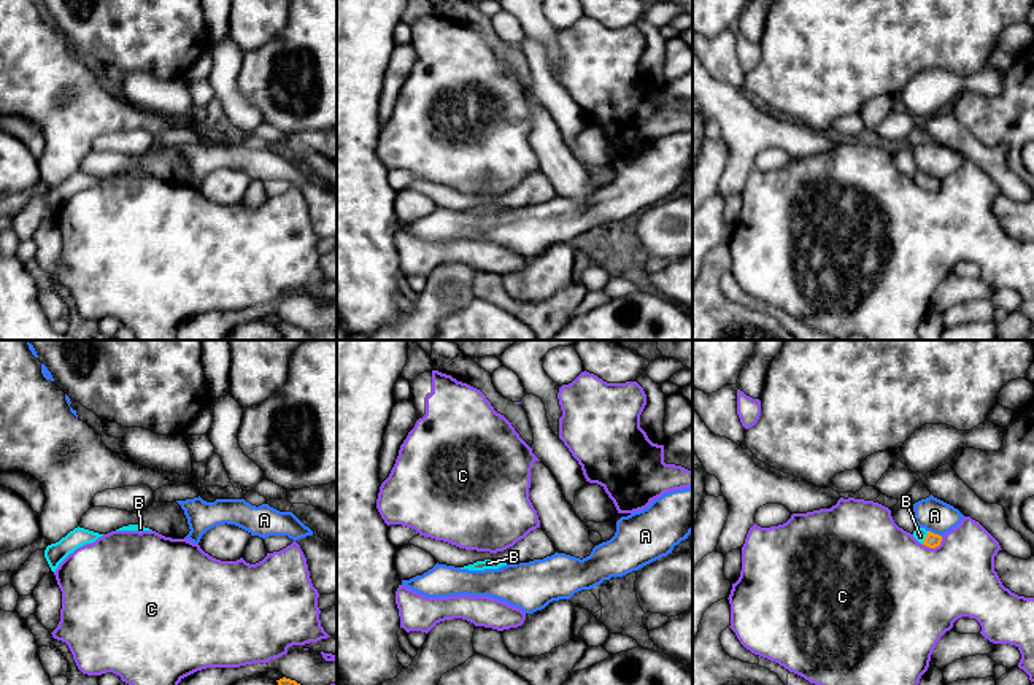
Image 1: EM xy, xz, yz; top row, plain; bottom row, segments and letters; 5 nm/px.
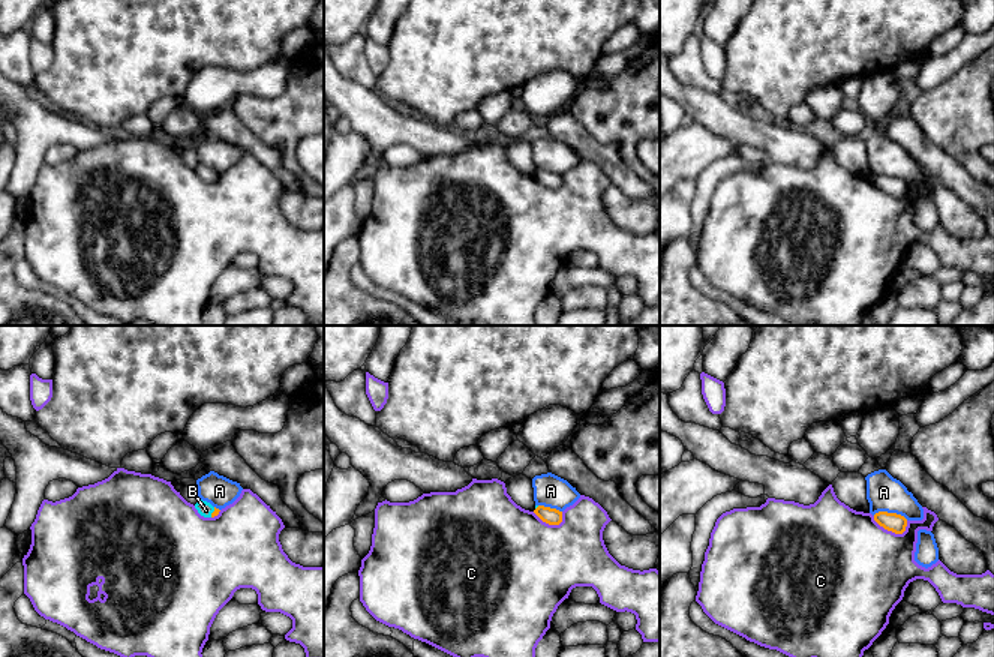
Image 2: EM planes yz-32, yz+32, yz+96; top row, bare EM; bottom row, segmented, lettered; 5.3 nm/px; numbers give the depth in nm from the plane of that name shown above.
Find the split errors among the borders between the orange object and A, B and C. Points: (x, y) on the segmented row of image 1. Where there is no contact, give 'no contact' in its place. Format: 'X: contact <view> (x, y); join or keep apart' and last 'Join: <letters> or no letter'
A: contact yz (933, 533); keep apart
B: contact yz (925, 537); join
C: contact yz (934, 547); keep apart
Join: B

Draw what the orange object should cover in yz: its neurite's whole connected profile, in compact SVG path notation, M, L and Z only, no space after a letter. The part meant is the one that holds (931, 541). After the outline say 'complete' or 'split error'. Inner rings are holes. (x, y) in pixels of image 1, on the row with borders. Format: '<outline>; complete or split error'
M916 526L915 531L913 531L913 537L915 537L920 544L923 544L923 545L926 545L926 547L929 547L929 548L936 548L936 547L939 547L940 542L942 542L942 536L934 534L934 532L926 531L924 528L918 528L918 526Z; split error

